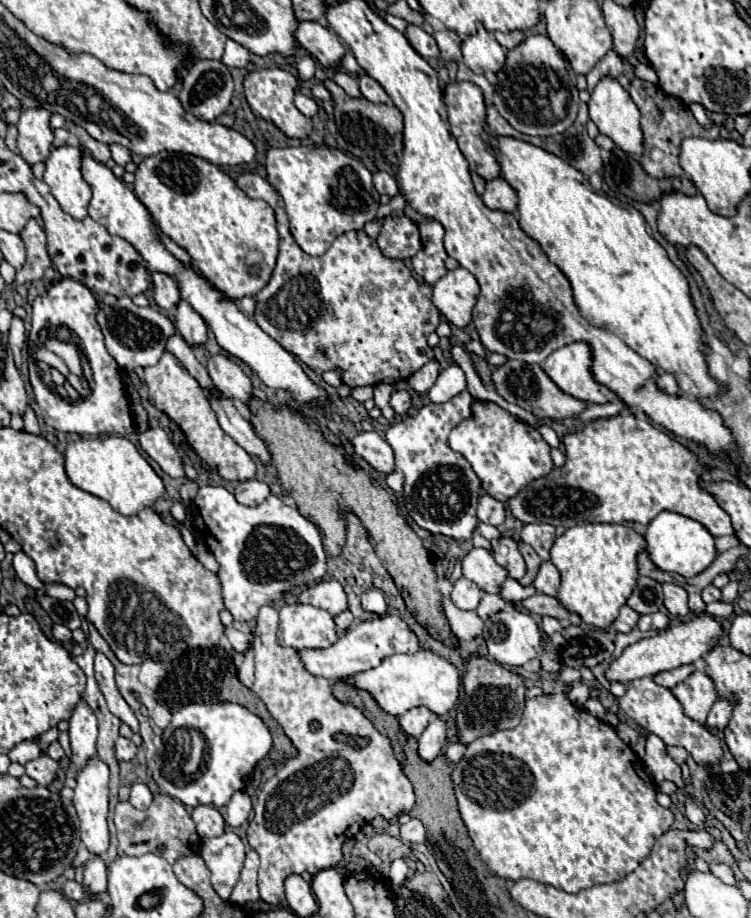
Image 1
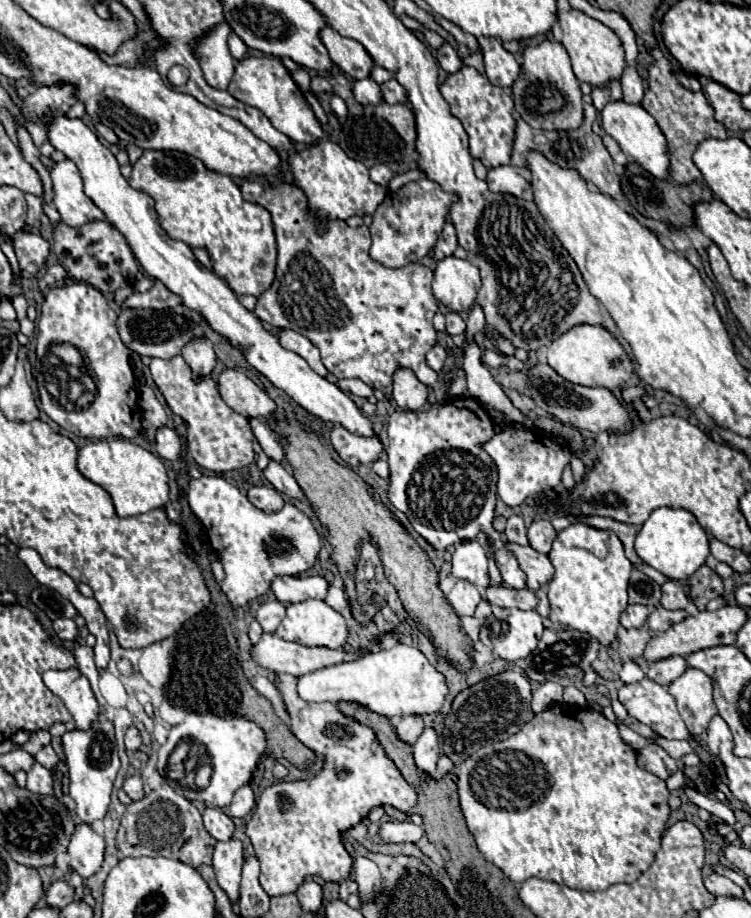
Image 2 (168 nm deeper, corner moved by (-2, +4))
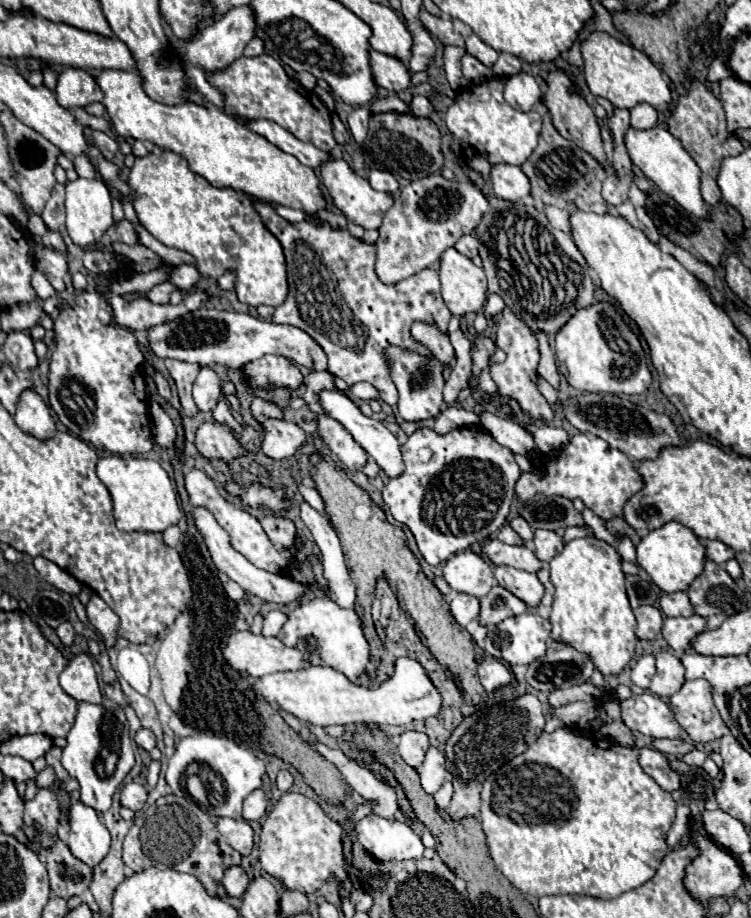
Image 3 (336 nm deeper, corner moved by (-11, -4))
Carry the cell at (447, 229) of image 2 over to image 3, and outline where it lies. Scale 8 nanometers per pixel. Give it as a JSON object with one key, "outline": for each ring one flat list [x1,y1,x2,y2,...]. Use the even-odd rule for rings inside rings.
{"outline":[[462,236,456,246,454,246,460,254,468,256,468,258,474,258,478,254,478,238,476,236]]}

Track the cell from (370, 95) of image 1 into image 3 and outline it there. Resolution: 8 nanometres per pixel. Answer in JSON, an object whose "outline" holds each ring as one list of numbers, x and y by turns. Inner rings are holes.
{"outline":[[418,94,412,98,410,108,414,110,414,116,424,116,424,118,428,118,430,112,432,112,432,104,430,104,430,100,428,100,426,96,418,96]]}

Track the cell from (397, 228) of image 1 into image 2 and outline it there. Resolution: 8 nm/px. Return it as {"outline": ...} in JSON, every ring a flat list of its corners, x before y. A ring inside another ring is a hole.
{"outline":[[421,178,417,182,409,182,401,192,389,192,381,202,377,212,373,214,371,224,371,258,389,268,399,268,411,262,419,262,423,256,431,252,437,236,445,224,447,208,455,200,455,194,447,194,439,188,439,184]]}

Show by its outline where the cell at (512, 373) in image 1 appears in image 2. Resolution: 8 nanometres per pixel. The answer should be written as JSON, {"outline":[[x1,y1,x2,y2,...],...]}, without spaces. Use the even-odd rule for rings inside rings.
{"outline":[[537,362,531,368,527,368,527,382,529,386,525,388,525,394,545,412,551,416,559,418,563,424,571,424,579,430,589,430,593,434,599,432,623,432,633,426,627,406,609,390,605,388,587,388,587,386,577,386,561,378,549,364]]}

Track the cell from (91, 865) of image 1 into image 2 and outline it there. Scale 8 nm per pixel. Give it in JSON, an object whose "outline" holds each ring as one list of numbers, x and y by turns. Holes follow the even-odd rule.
{"outline":[[79,824,75,834,71,836,67,854,71,858,71,868,81,878,91,878,103,866,105,840,99,834,95,834,91,826]]}

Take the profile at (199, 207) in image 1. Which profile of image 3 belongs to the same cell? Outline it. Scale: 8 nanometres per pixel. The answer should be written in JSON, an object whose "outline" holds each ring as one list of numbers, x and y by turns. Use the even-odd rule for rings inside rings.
{"outline":[[170,150,150,152,144,158,136,158,130,168,128,186,132,188,132,204,140,224,162,244,190,252,196,258,196,266,200,274,208,278,218,278,222,272,232,270,236,274,236,294,238,300,250,306,280,306,288,294,286,282,286,262,282,254,280,242,264,228,258,212,252,206,248,194,232,190,232,188,216,188,202,176,190,170,188,162]]}

